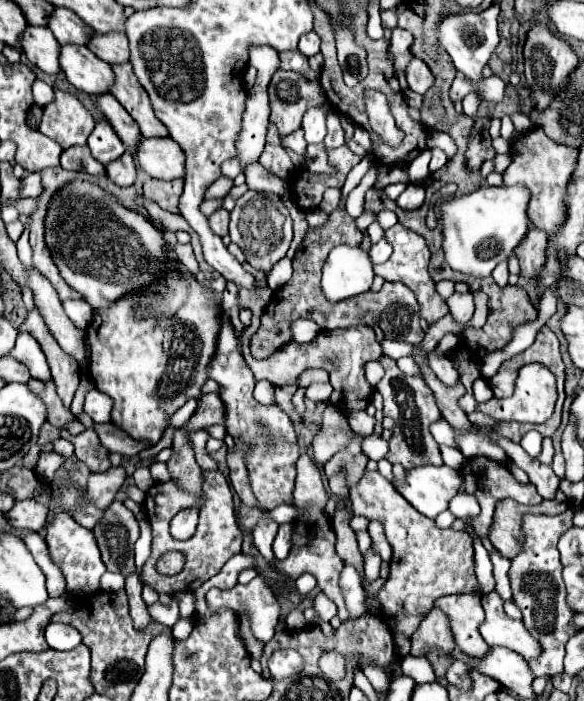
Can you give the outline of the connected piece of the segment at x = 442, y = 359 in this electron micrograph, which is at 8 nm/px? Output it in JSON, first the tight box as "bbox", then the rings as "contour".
{"bbox":[427,351,459,387],"contour":[[[431,351],[431,353],[427,355],[427,365],[429,365],[429,369],[437,375],[437,379],[439,379],[443,385],[447,385],[447,387],[457,385],[459,373],[457,373],[457,369],[453,367],[453,363],[451,363],[449,357]]]}

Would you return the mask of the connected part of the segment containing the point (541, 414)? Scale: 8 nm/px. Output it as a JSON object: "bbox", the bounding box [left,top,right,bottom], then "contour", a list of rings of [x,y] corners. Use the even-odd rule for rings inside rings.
{"bbox":[477,363,557,423],"contour":[[[531,363],[525,365],[519,371],[515,393],[509,399],[489,399],[485,403],[479,403],[477,411],[497,419],[497,421],[519,421],[519,423],[545,423],[553,415],[553,407],[557,401],[557,389],[555,389],[555,377],[543,363]]]}

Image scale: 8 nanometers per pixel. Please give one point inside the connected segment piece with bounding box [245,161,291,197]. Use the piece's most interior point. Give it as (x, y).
(260, 179)

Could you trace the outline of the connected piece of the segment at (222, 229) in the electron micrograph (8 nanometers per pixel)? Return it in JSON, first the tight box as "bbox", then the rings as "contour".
{"bbox":[209,207,229,237],"contour":[[[223,207],[217,209],[211,217],[209,217],[209,225],[213,229],[213,233],[217,233],[219,237],[225,237],[229,233],[229,211],[225,211]]]}

